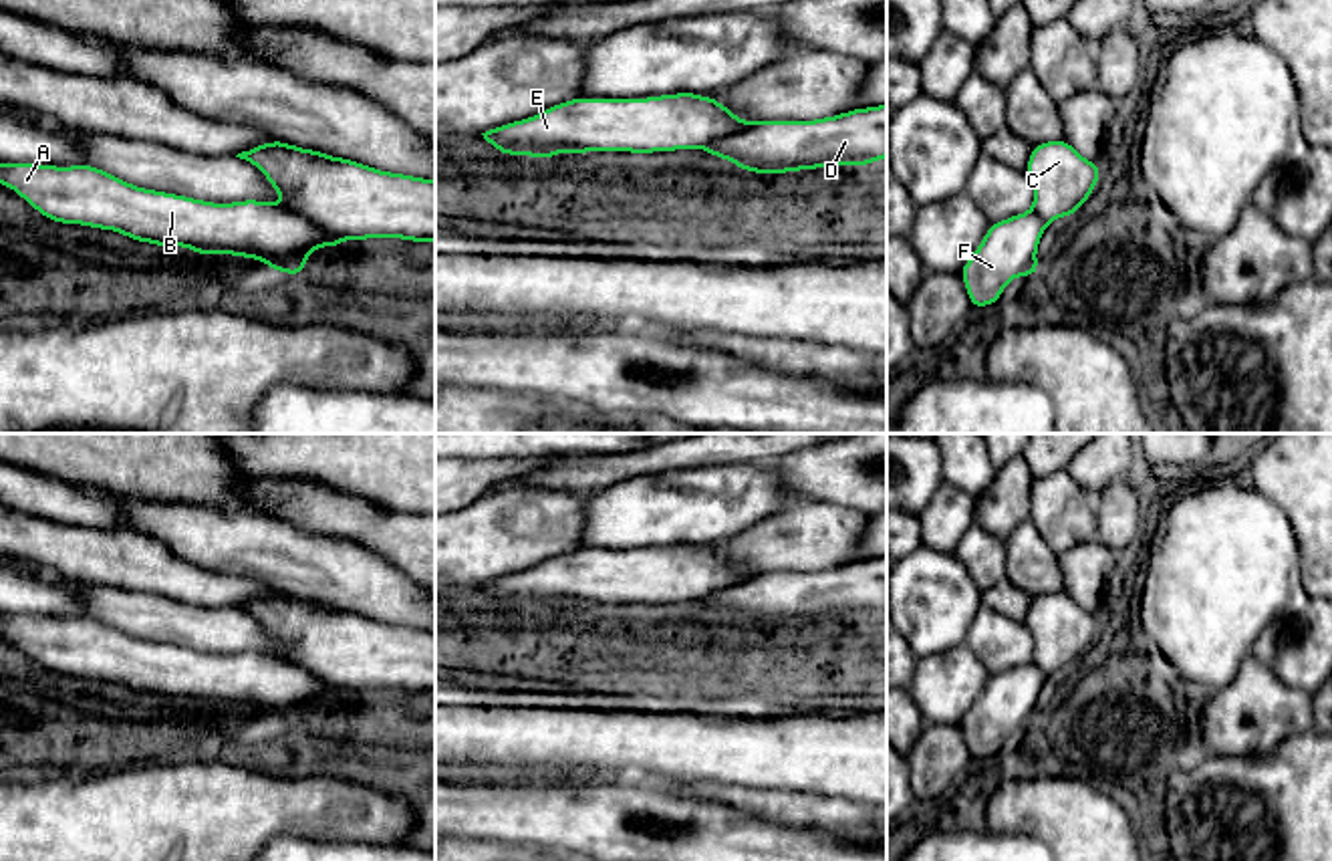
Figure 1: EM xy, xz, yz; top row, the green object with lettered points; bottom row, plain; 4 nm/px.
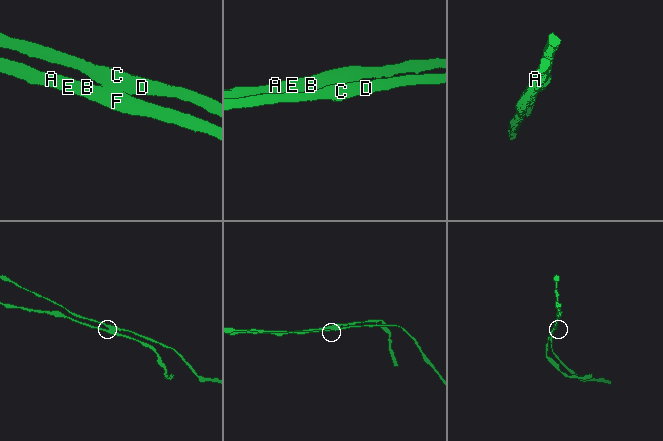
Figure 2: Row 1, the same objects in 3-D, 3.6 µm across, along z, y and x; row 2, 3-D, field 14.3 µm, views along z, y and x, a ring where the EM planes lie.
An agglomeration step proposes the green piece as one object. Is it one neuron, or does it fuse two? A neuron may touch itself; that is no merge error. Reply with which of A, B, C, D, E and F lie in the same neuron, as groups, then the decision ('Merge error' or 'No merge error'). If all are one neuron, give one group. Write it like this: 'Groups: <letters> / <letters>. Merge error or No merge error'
Groups: A B E F / C D. Merge error

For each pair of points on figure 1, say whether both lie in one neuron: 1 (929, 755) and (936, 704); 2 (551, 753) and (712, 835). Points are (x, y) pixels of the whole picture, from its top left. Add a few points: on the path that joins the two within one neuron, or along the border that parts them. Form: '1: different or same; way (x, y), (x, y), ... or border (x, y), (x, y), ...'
1: different; border (925, 722), (958, 726)
2: different; border (561, 783), (649, 781), (655, 785)

